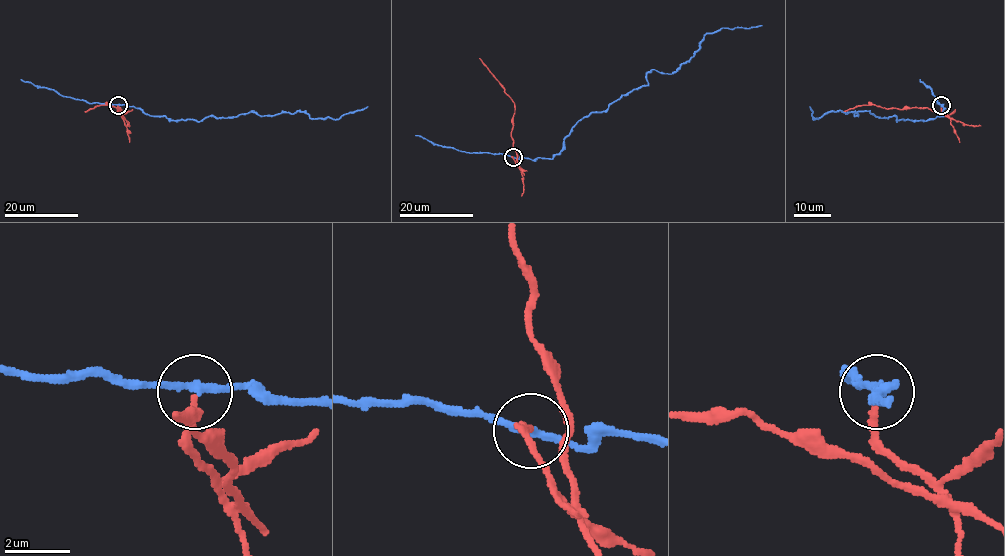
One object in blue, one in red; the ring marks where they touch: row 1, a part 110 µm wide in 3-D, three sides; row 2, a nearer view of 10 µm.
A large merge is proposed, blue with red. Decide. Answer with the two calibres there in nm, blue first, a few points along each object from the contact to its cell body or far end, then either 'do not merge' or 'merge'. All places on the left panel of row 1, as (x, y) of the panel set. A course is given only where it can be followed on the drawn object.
200/170 nm | blue via (118, 105), (170, 120), (197, 121), (253, 111), (261, 116), (299, 110), (312, 118), (339, 119), (367, 106) | red via (118, 106), (122, 115), (116, 108), (120, 108), (110, 105), (99, 105), (84, 111) | do not merge

